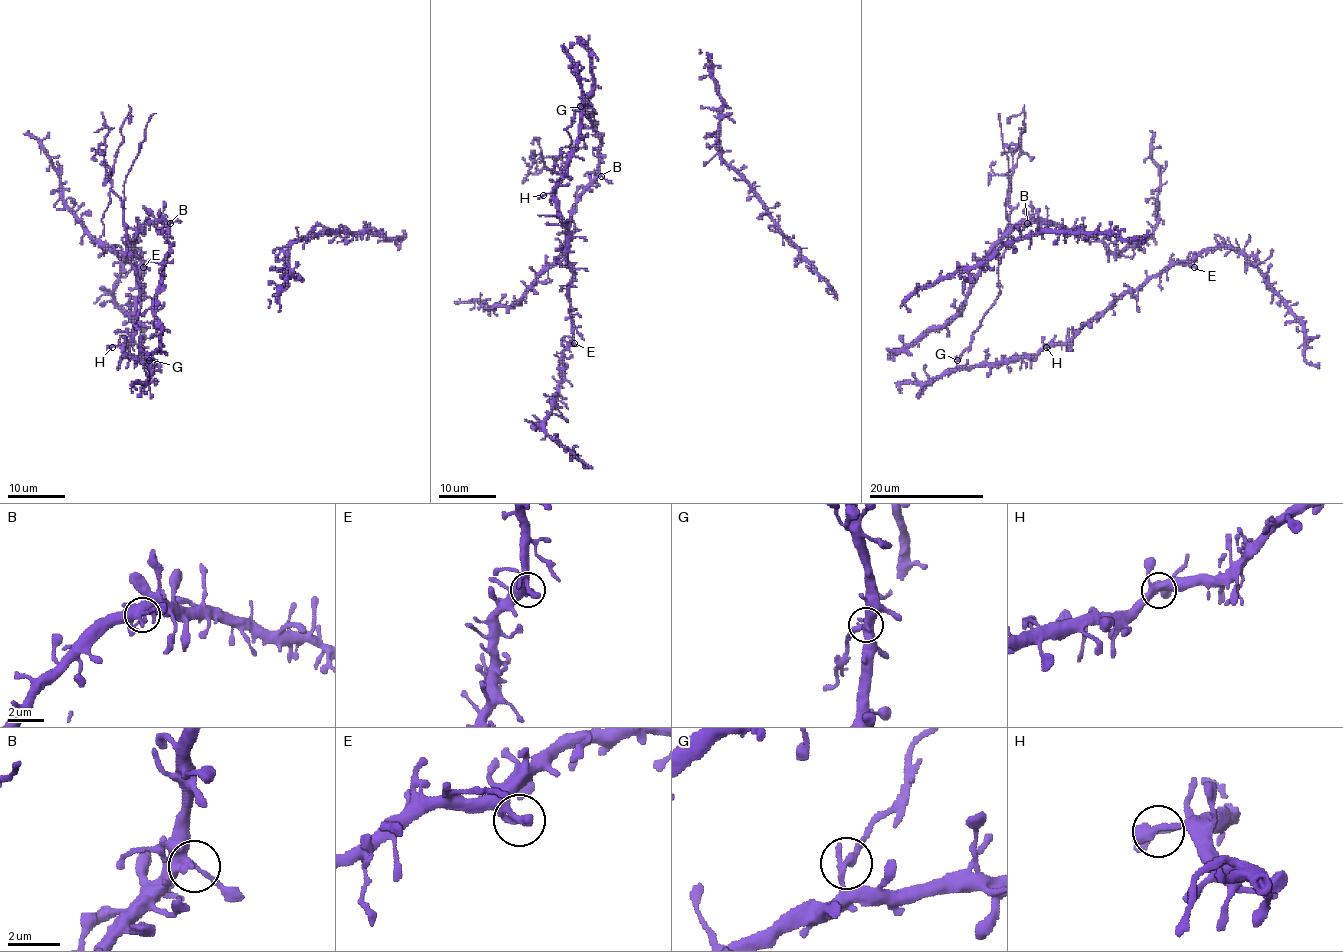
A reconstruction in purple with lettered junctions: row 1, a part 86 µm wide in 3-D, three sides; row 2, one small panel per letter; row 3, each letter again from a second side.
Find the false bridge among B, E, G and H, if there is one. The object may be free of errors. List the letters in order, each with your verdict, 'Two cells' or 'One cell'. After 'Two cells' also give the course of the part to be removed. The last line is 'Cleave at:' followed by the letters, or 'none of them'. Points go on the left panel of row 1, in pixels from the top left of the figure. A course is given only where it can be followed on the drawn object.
B: One cell
E: One cell
G: Two cells. Course of the part to remove: (150, 359), (134, 323), (144, 285), (130, 262), (121, 198), (111, 188), (121, 125), (130, 112), (130, 123)
H: One cell
Cleave at: G

